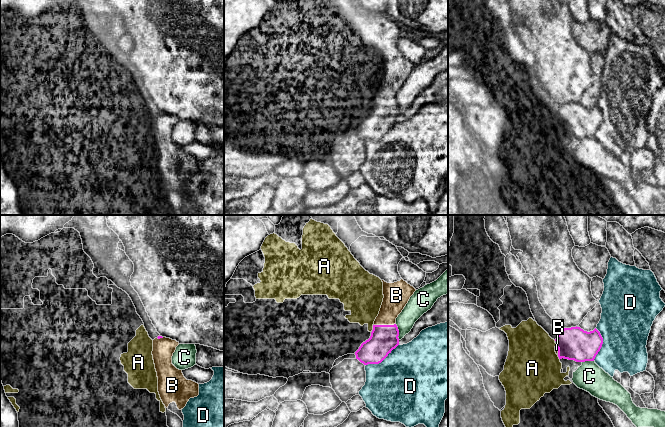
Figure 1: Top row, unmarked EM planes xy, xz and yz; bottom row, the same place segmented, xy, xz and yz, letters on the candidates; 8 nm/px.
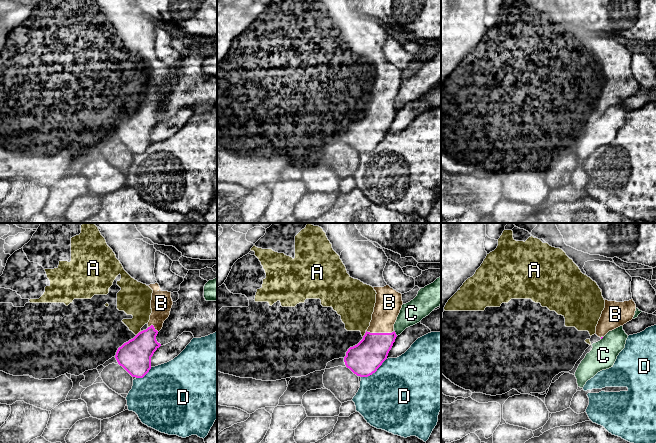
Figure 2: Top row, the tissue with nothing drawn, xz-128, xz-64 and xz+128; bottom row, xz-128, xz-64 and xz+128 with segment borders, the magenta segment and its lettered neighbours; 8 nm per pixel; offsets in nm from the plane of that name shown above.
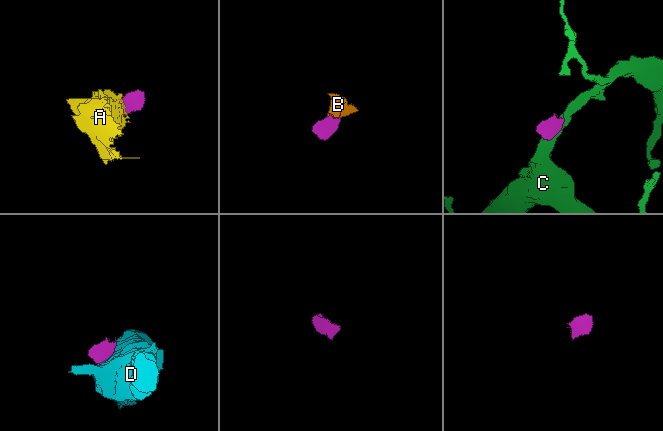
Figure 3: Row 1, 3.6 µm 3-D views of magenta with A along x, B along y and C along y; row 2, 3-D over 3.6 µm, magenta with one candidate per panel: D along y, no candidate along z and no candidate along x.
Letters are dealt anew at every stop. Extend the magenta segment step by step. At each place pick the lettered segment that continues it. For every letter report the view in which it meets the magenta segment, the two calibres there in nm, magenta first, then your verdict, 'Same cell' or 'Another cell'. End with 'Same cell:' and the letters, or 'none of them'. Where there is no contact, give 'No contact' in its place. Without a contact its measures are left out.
A: Touches magenta in xz. Thickness 220 nm (magenta) against 280 nm. Another cell
B: Touches magenta in xz. Thickness 220 nm (magenta) against 200 nm. Same cell
C: Touches magenta in xz. Thickness 220 nm (magenta) against 160 nm. Another cell
D: Touches magenta in xz. Thickness 220 nm (magenta) against 500 nm. Another cell
Same cell: B

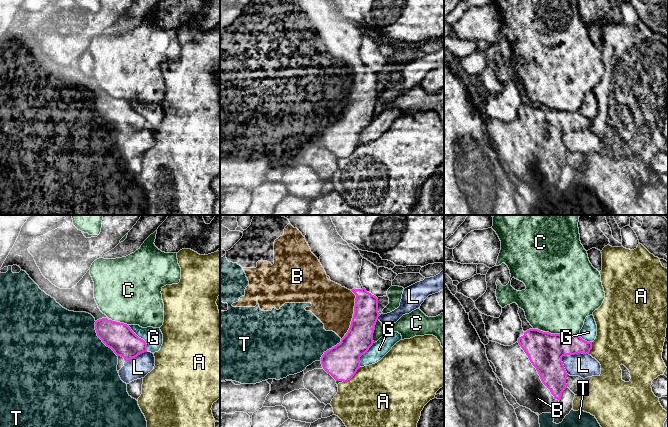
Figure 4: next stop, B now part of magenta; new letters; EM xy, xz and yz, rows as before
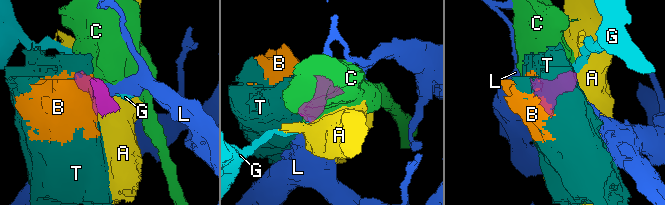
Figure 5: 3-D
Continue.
A: Touches magenta in xz. Thickness 280 nm (magenta) against 500 nm. Another cell
B: Touches magenta in xz. Thickness 220 nm (magenta) against 320 nm. Another cell
C: Touches magenta in yz. Thickness 280 nm (magenta) against 500 nm. Another cell
G: Touches magenta in xy. Thickness 220 nm (magenta) against 150 nm. Another cell
L: Touches magenta in yz. Thickness 280 nm (magenta) against 190 nm. Another cell
T: Touches magenta in xy. Thickness 220 nm (magenta) against 500 nm. Another cell
Same cell: none of them

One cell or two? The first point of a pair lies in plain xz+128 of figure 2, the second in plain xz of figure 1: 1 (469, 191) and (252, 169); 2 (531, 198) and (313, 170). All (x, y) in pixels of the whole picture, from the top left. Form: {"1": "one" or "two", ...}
{"1": "two", "2": "one"}

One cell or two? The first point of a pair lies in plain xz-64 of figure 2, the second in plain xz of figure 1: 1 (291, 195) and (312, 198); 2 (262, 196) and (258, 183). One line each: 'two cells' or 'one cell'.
1: two cells
2: two cells

